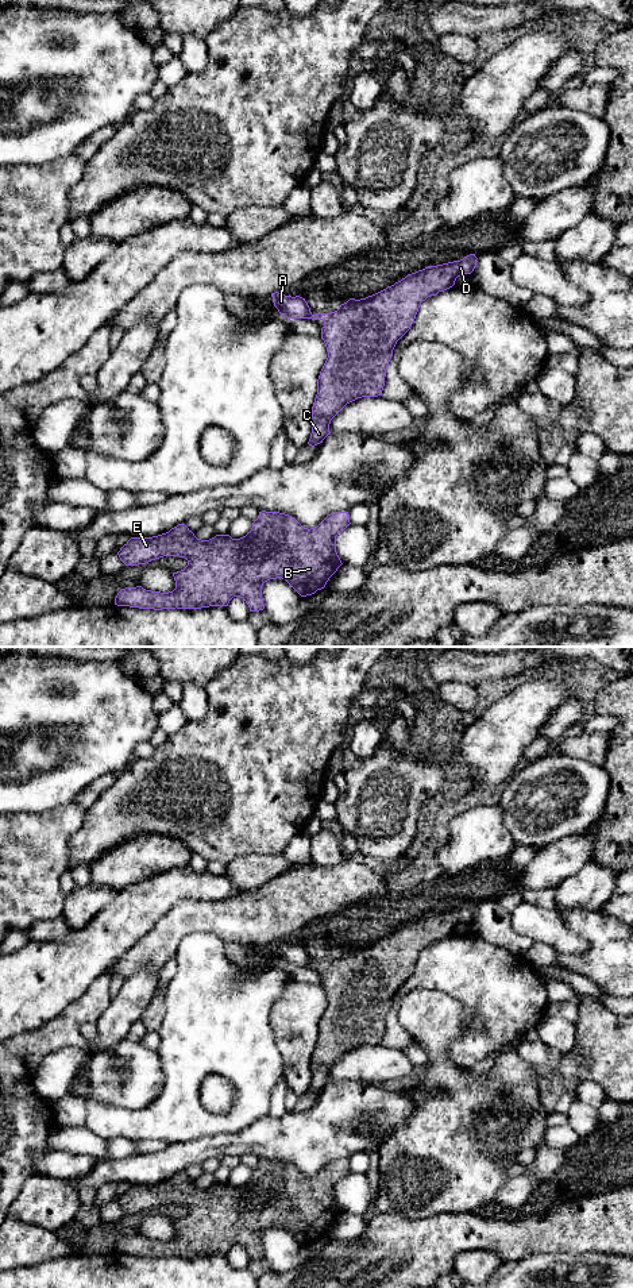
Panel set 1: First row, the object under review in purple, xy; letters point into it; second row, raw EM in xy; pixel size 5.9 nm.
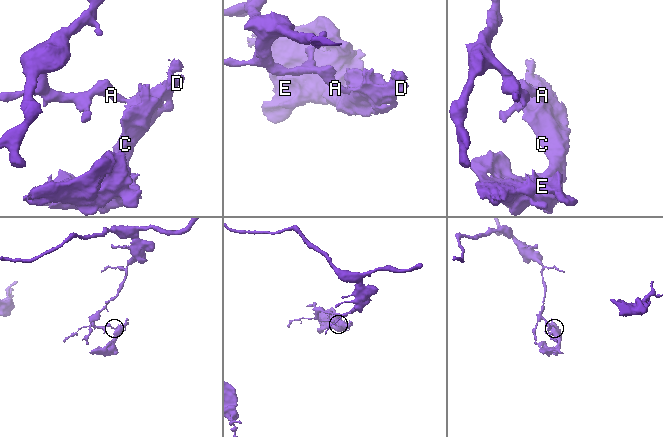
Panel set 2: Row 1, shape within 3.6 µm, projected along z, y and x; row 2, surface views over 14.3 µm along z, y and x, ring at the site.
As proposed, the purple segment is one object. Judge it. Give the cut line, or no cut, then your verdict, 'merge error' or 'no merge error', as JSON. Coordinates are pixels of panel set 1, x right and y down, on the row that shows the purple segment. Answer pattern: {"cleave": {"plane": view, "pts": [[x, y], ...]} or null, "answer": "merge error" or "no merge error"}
{"cleave": {"plane": "xy", "pts": [[312, 315], [309, 317]]}, "answer": "merge error"}

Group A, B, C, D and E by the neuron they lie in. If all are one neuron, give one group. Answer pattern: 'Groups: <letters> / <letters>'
Groups: A / B C D E

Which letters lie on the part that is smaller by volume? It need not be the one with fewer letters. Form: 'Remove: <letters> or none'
Remove: B, C, D, E

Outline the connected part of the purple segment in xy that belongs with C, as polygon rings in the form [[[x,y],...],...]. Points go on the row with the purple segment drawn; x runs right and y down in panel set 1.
[[[475,254],[460,261],[428,266],[408,274],[401,281],[366,298],[350,298],[337,311],[312,315],[321,319],[321,339],[328,358],[317,379],[317,394],[312,406],[312,433],[308,441],[314,447],[331,433],[331,420],[350,402],[362,397],[382,396],[386,369],[397,342],[410,329],[422,301],[455,285],[458,277],[471,274],[476,266]]]

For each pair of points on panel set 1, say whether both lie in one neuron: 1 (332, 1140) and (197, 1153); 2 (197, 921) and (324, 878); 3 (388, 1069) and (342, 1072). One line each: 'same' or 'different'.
1: same
2: same
3: same

